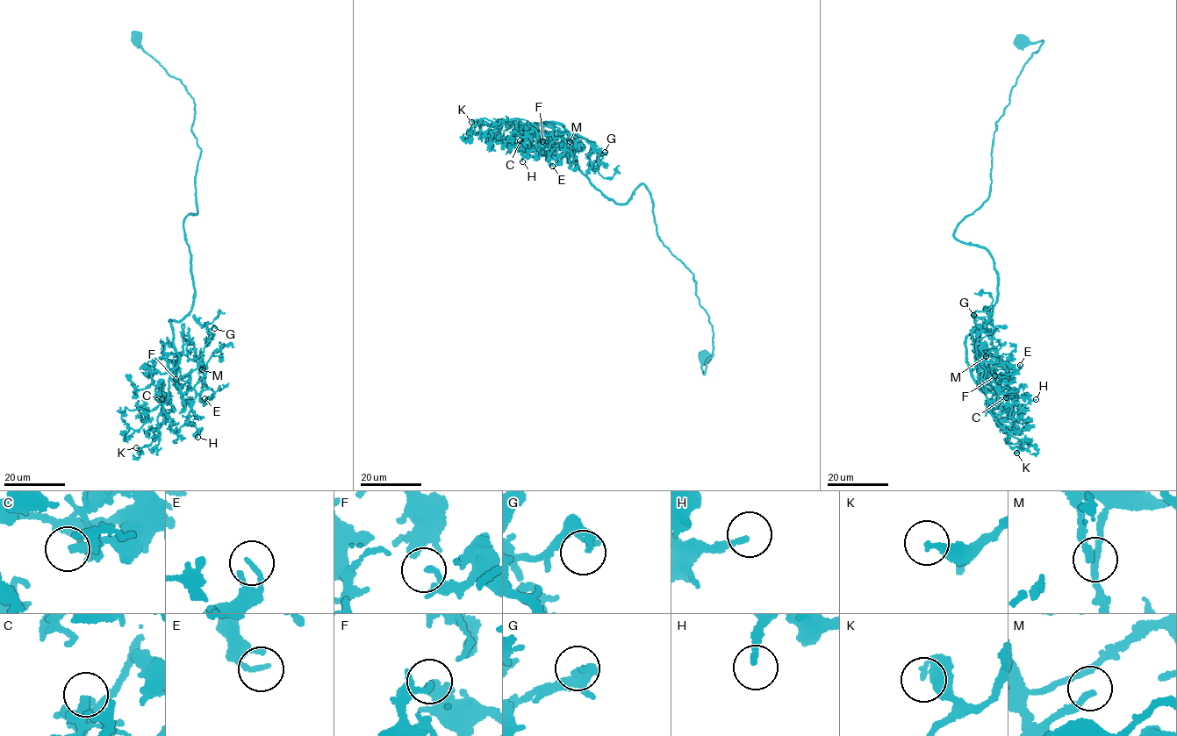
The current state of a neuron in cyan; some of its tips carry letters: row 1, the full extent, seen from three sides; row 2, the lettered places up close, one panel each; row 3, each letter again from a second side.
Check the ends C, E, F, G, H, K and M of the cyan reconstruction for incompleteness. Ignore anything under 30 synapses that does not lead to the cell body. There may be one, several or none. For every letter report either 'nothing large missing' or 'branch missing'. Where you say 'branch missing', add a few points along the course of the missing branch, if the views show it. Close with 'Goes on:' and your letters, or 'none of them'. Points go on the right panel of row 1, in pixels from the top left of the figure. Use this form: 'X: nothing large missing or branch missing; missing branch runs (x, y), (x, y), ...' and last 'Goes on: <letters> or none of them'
C: nothing large missing
E: nothing large missing
F: nothing large missing
G: nothing large missing
H: nothing large missing
K: nothing large missing
M: branch missing; missing branch runs (986, 356), (1004, 350)
Goes on: M

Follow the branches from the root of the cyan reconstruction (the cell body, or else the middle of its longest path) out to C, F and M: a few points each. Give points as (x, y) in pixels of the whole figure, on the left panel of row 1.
C: (138, 37), (193, 99), (201, 149), (183, 225), (193, 305), (168, 321), (161, 399)
F: (138, 37), (193, 99), (201, 149), (175, 379)
M: (138, 37), (195, 104), (197, 212), (183, 225), (194, 298), (168, 321), (170, 377), (202, 369)

